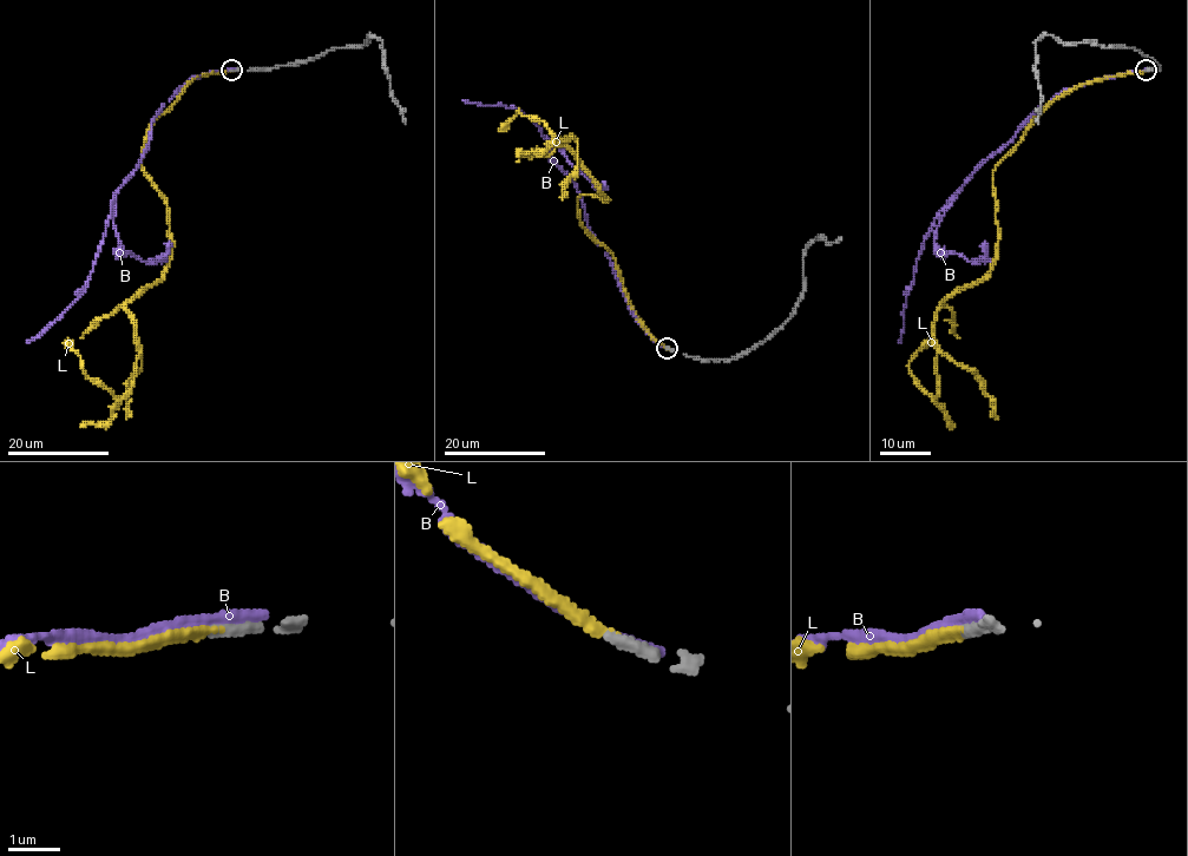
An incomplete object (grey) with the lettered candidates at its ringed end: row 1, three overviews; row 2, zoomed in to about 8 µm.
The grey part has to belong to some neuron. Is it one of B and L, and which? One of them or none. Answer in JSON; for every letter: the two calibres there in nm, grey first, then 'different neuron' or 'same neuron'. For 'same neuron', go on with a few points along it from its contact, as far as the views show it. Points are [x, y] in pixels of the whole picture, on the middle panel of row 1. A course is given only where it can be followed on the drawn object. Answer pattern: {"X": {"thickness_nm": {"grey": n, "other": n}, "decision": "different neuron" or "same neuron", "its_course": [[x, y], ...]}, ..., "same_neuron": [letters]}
{"B": {"thickness_nm": {"grey": 260, "other": 240}, "decision": "different neuron"}, "L": {"thickness_nm": {"grey": 260, "other": 200}, "decision": "same neuron", "its_course": [[668, 348], [581, 222], [582, 195], [606, 198], [560, 142], [573, 138], [518, 110], [500, 131]]}, "same_neuron": ["L"]}

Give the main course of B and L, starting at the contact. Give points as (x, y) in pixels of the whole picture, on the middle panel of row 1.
B: (669, 348), (627, 304), (572, 179), (551, 158), (531, 118), (500, 105), (463, 100)
L: (668, 348), (581, 222), (582, 195), (606, 198), (560, 142), (573, 138), (518, 110), (500, 131)

